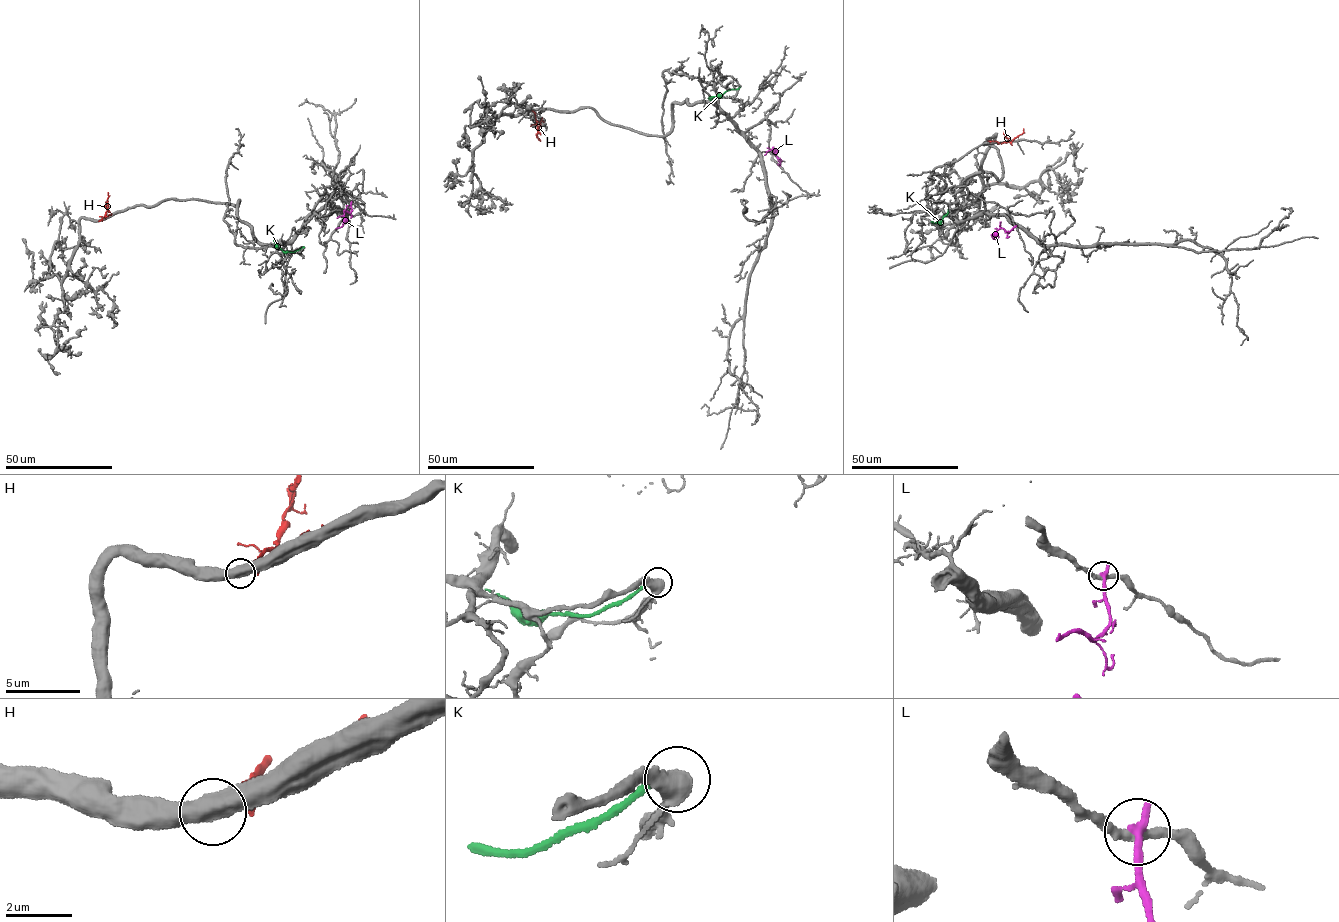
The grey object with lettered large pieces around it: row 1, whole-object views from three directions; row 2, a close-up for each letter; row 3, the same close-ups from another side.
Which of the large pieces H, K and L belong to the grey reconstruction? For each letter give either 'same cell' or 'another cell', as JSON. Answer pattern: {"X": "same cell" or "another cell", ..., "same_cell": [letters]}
{"H": "another cell", "K": "another cell", "L": "another cell", "same_cell": []}

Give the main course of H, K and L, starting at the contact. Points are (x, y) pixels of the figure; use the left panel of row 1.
H: (99, 220), (105, 217), (108, 192)
K: (303, 247), (284, 251), (273, 240)
L: (350, 203), (351, 210), (344, 213), (343, 225), (336, 229)

